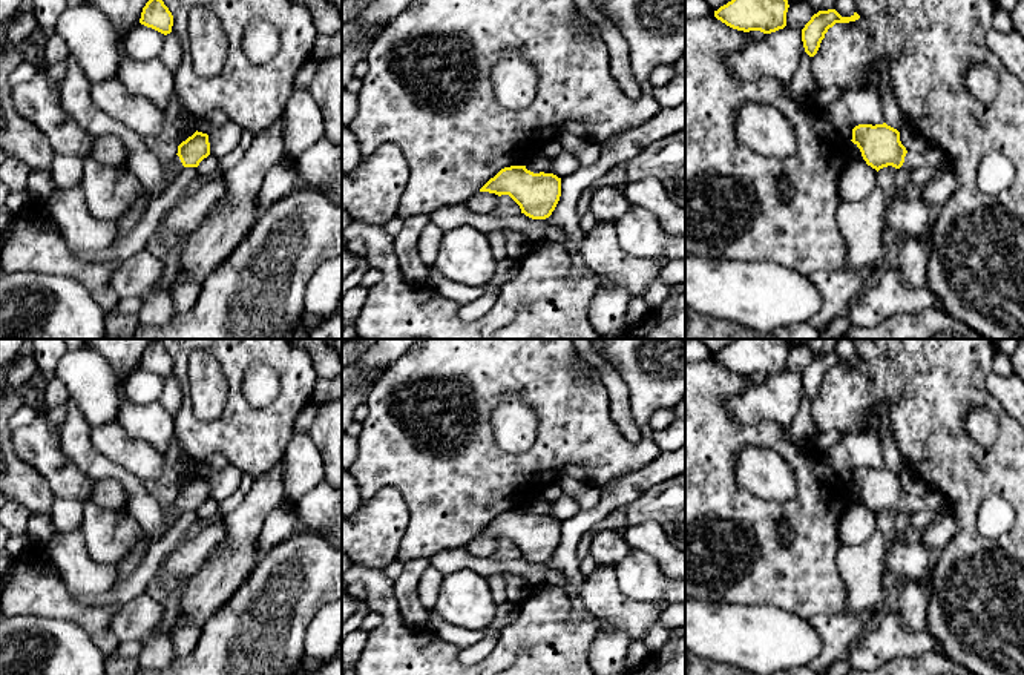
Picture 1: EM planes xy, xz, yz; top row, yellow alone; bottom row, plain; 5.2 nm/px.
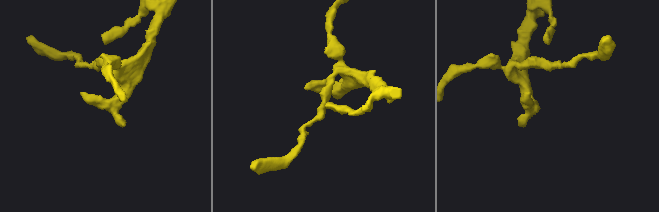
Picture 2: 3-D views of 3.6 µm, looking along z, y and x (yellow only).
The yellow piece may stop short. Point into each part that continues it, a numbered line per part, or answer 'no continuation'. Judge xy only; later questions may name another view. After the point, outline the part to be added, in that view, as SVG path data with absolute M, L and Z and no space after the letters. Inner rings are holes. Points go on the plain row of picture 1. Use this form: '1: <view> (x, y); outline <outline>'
1: xy (109, 534); outline M178 499L164 509L166 532L182 512ZM94 502L84 503L80 529L89 557L98 565L112 566L117 566L138 542L146 540L150 546L166 534L146 531L127 509L107 509Z

